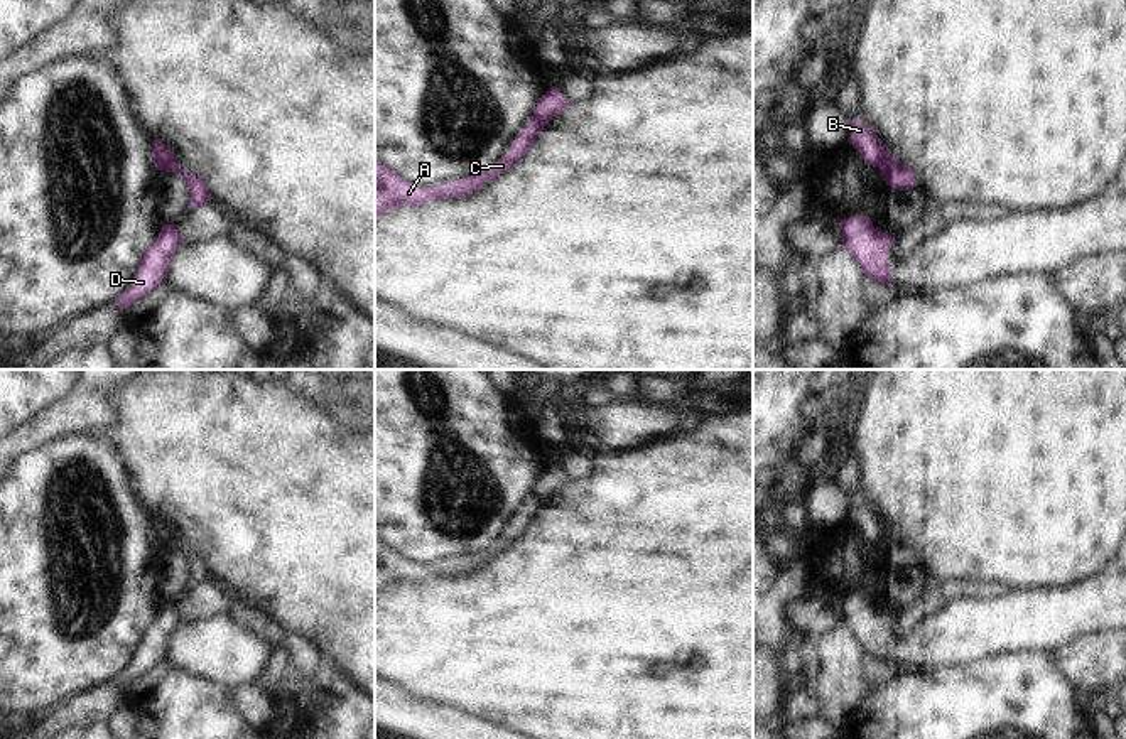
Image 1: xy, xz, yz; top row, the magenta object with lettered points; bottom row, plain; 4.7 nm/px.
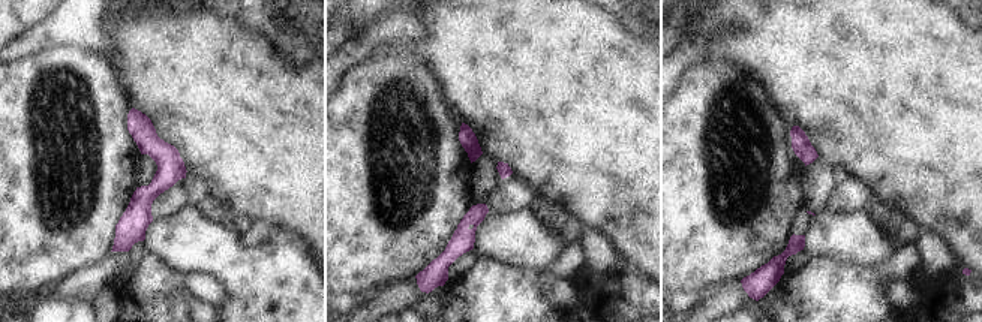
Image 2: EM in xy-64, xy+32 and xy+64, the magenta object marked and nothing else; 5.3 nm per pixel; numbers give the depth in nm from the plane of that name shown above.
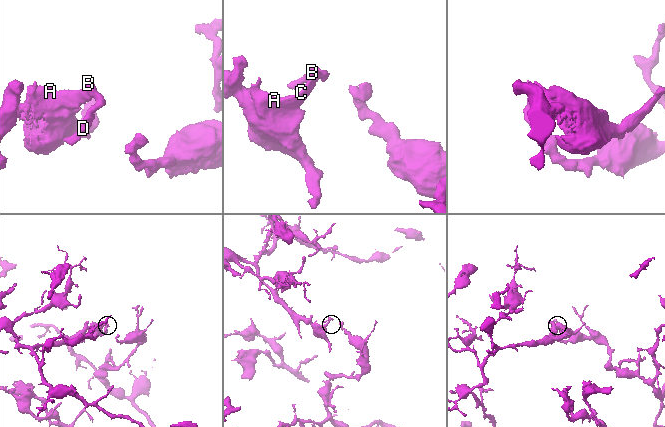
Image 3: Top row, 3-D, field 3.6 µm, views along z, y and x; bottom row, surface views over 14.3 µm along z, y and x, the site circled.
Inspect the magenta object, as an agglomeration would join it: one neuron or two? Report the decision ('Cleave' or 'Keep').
Cleave.

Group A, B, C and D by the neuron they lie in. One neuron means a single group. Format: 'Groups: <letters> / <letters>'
Groups: A C / B D.

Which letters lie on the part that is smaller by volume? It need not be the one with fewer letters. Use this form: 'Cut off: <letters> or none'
Cut off: B, D

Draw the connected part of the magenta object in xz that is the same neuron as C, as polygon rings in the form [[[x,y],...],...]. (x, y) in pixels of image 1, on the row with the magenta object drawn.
[[[532,116],[522,133],[510,143],[506,154],[493,167],[479,175],[441,182],[432,189],[415,186],[393,169],[375,162],[375,224],[392,208],[422,206],[434,199],[454,199],[476,192],[481,186],[513,167],[530,150],[545,125],[547,121]]]

